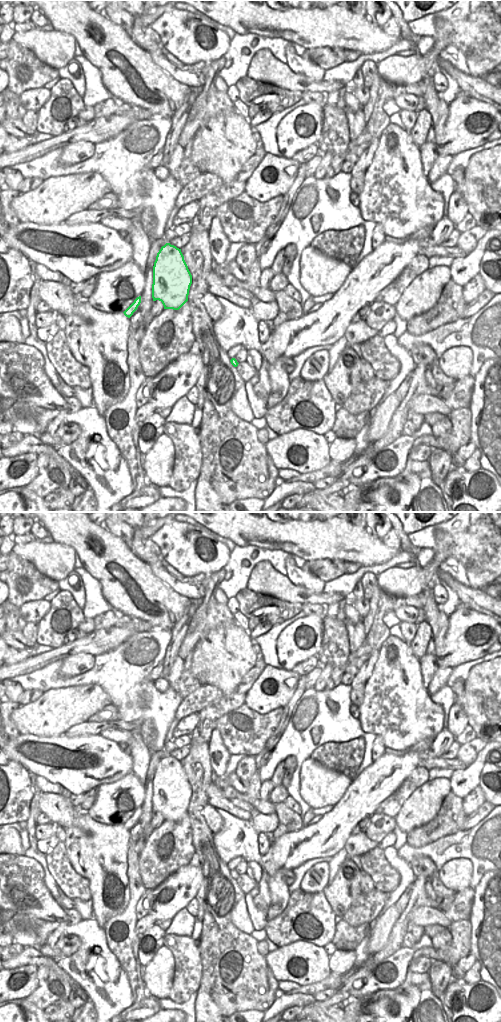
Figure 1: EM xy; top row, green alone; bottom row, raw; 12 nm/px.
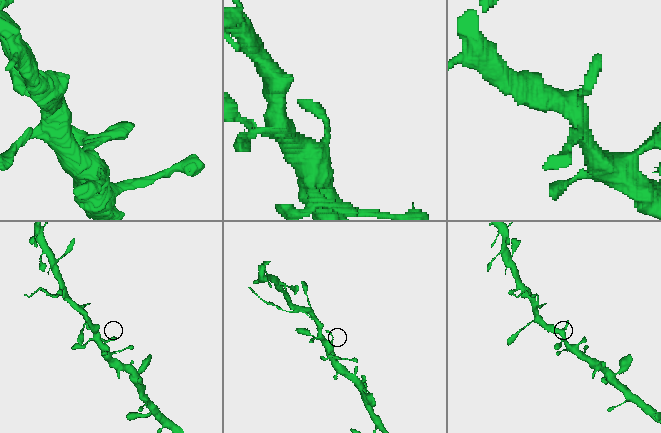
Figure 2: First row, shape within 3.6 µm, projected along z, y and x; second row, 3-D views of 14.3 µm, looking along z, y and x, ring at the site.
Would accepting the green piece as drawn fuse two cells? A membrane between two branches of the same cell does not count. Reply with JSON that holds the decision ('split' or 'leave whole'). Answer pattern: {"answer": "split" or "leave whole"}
{"answer": "leave whole"}

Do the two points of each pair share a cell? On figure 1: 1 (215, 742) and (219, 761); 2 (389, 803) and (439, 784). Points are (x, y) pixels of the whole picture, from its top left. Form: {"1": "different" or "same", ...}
{"1": "same", "2": "different"}

